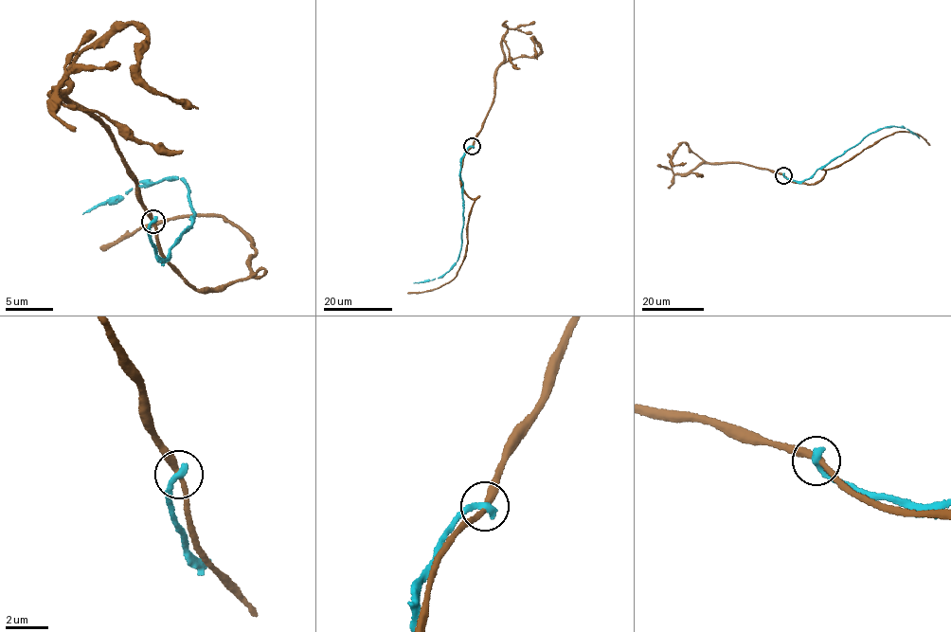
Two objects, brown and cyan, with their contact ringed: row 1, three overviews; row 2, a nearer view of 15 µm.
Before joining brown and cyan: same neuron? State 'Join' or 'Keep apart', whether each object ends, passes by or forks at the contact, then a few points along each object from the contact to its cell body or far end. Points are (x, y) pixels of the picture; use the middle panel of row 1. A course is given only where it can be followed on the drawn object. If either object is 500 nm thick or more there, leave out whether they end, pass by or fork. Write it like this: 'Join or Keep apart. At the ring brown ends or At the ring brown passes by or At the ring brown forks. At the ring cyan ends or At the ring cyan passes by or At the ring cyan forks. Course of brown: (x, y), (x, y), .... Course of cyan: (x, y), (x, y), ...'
Keep apart. At the ring brown passes by. At the ring cyan ends. Course of brown: (472, 146), (462, 158), (459, 184), (475, 202), (456, 276), (436, 288), (407, 294). Course of cyan: (472, 146), (460, 160), (463, 223), (457, 261), (439, 278), (413, 283)

